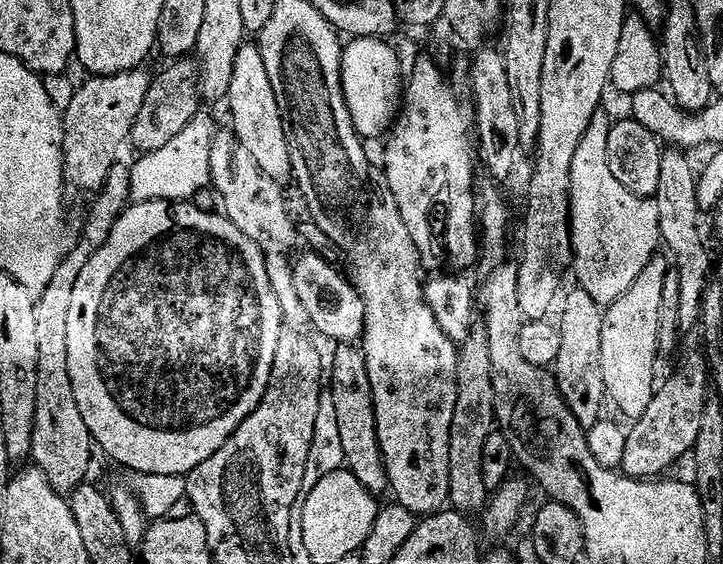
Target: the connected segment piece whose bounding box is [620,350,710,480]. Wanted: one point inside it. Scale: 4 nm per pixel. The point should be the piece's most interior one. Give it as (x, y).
(669, 429)

